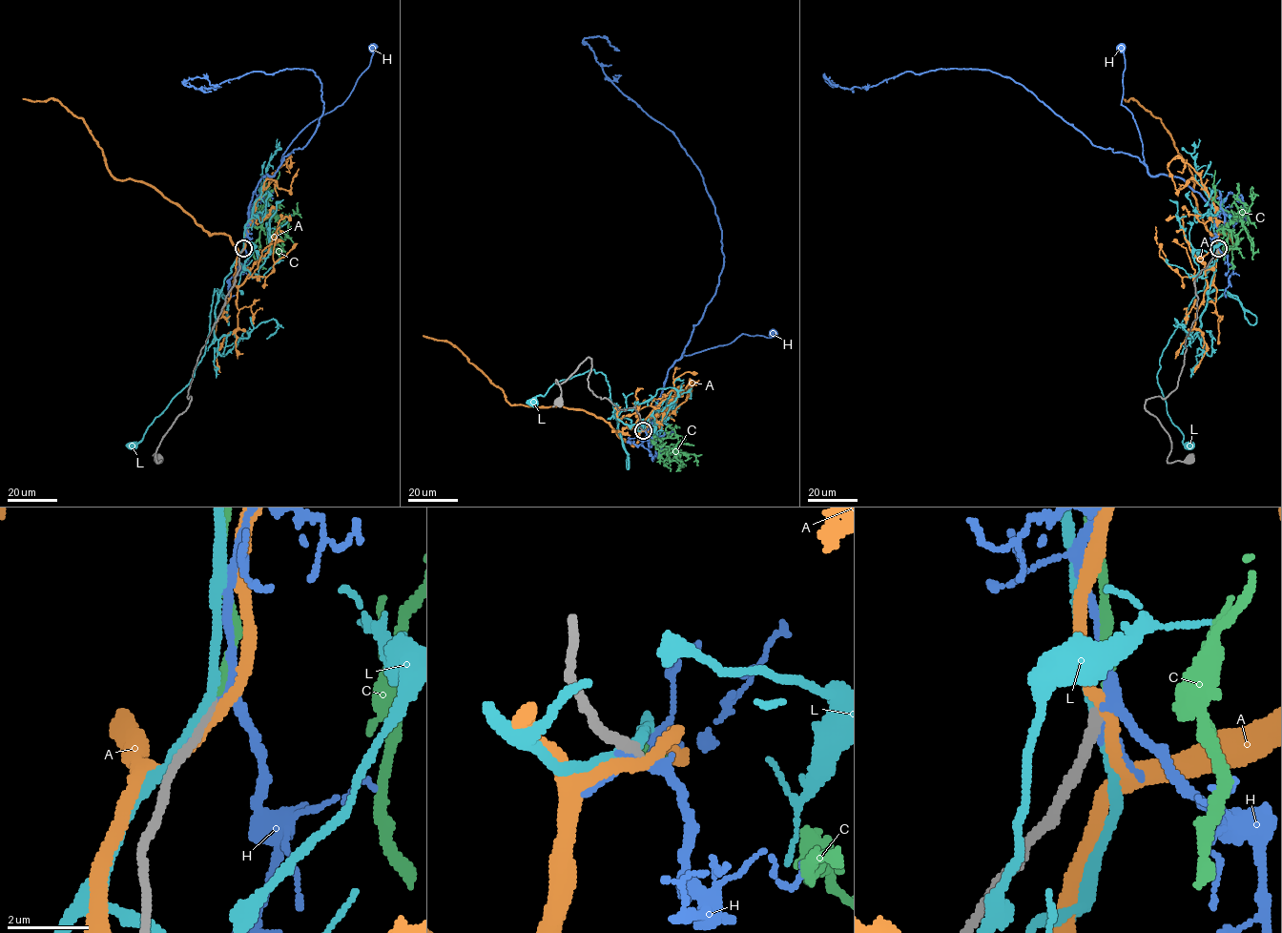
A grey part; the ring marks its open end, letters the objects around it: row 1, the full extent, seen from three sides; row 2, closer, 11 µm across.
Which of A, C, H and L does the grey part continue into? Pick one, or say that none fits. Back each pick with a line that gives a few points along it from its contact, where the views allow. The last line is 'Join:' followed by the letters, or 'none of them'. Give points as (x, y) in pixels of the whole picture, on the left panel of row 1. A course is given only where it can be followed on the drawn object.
C: course (243, 248), (245, 225), (256, 221), (257, 214), (276, 187), (279, 170)
Join: C

